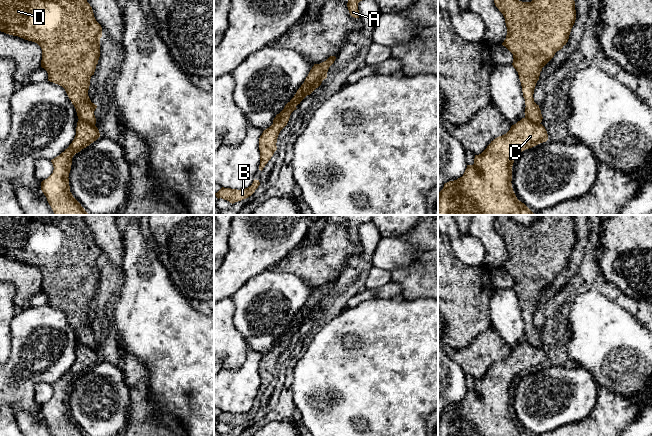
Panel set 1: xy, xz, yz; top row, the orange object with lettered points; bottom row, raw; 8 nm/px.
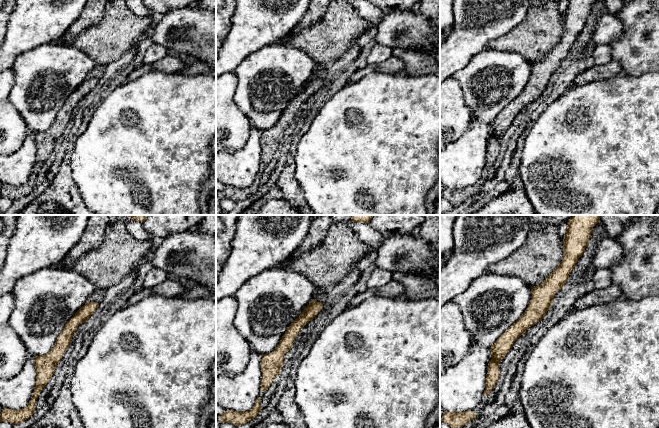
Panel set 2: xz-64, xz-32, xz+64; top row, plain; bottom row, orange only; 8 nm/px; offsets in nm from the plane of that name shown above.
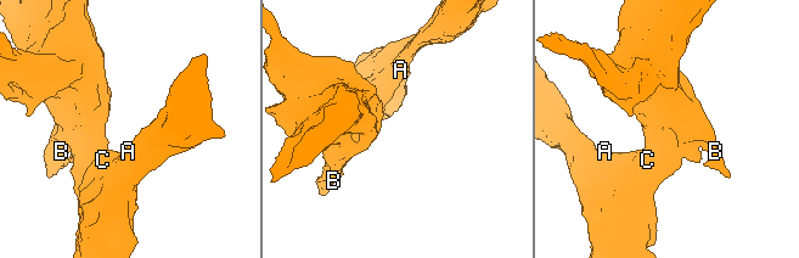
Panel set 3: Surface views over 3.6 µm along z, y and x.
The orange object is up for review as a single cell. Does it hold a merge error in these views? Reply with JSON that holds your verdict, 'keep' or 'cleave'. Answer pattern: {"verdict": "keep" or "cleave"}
{"verdict": "cleave"}

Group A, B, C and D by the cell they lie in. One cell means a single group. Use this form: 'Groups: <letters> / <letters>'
Groups: A C / B D

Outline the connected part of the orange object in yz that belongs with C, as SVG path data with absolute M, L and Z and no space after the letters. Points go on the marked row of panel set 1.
M522 118L512 125L510 130L495 138L479 155L475 155L474 164L467 165L462 177L444 184L438 193L438 215L534 215L534 213L519 201L512 188L512 166L518 154L548 140L548 134L542 124Z

